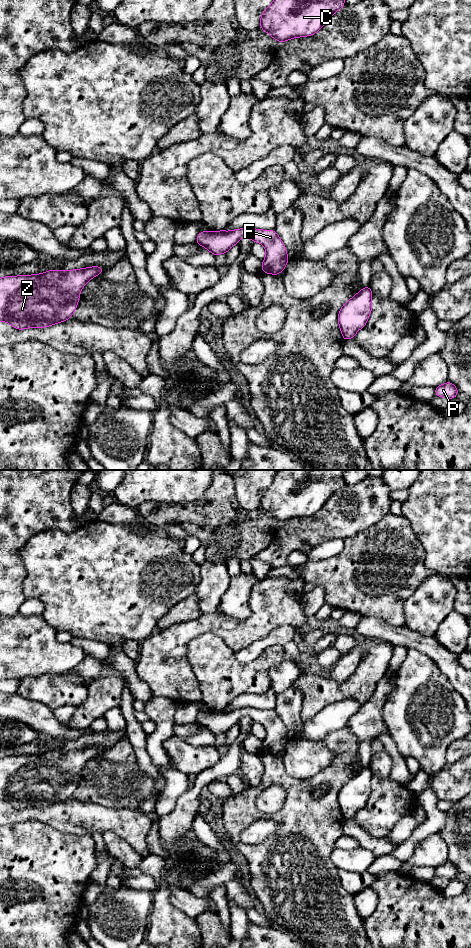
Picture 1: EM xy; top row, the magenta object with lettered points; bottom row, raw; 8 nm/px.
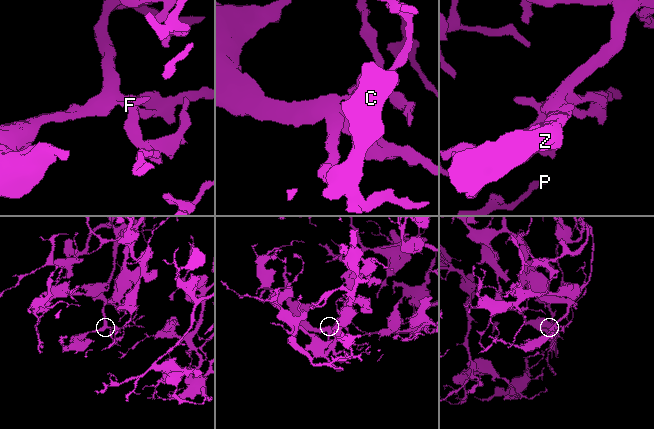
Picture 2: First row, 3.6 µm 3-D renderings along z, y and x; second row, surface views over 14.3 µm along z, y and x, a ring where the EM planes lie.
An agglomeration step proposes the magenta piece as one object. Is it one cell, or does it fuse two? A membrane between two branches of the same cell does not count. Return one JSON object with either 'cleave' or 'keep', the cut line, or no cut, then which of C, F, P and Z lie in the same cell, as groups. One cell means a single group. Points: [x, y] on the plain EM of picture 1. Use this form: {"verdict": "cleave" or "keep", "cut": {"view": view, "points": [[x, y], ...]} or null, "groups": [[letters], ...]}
{"verdict": "keep", "cut": null, "groups": [["C", "F", "P", "Z"]]}

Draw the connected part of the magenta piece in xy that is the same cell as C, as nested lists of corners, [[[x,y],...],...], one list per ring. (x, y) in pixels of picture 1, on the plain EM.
[[[279,470],[271,485],[263,491],[260,508],[279,522],[312,516],[344,485],[344,470]]]

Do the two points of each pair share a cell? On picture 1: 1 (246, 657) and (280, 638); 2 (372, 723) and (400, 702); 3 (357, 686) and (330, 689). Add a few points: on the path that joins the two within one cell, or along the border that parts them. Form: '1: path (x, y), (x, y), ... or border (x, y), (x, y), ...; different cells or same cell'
1: path (254, 650), (272, 639); same cell
2: border (388, 693), (383, 706), (383, 720), (387, 731); different cells
3: path (350, 688), (341, 692), (337, 691); same cell

